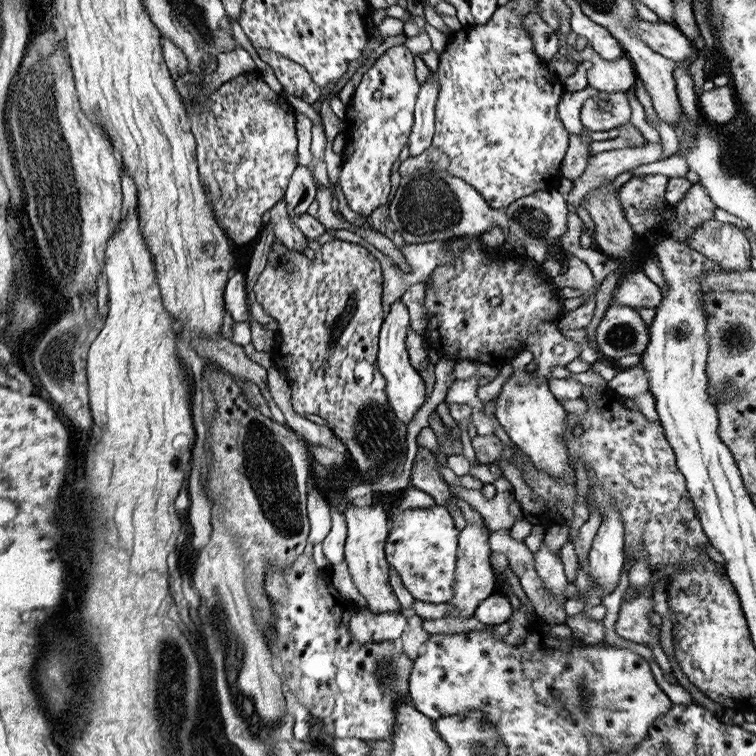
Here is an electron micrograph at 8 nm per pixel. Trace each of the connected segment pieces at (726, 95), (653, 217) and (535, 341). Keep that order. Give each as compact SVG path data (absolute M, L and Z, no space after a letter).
M721 86L707 90L699 96L699 112L709 120L715 122L717 126L725 126L727 120L733 120L733 114L737 112L735 96L733 96L733 86Z
M645 174L631 178L619 188L619 202L635 234L643 234L661 222L669 176Z
M543 324L527 338L525 348L533 354L533 362L537 366L533 372L535 380L551 380L553 368L565 368L569 362L579 358L583 340L565 338L557 332L557 324Z

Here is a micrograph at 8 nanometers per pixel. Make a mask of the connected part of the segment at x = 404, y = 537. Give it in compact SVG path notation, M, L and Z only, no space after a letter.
M445 506L395 508L391 518L391 538L387 538L387 564L401 576L403 586L415 600L441 604L455 596L455 574L459 566L459 530Z

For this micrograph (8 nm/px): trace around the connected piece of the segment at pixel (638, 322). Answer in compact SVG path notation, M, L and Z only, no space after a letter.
M609 306L595 334L599 350L619 360L629 354L643 354L649 344L649 326L641 320L639 312L629 306Z

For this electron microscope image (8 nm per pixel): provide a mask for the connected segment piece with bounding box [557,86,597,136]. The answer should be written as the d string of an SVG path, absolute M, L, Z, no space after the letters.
M585 88L581 92L573 92L573 94L563 94L559 104L557 104L557 118L563 126L563 130L571 136L581 136L583 132L583 126L581 126L581 120L579 120L579 114L581 114L581 106L585 100L589 100L591 96L595 96L597 92L593 88Z

